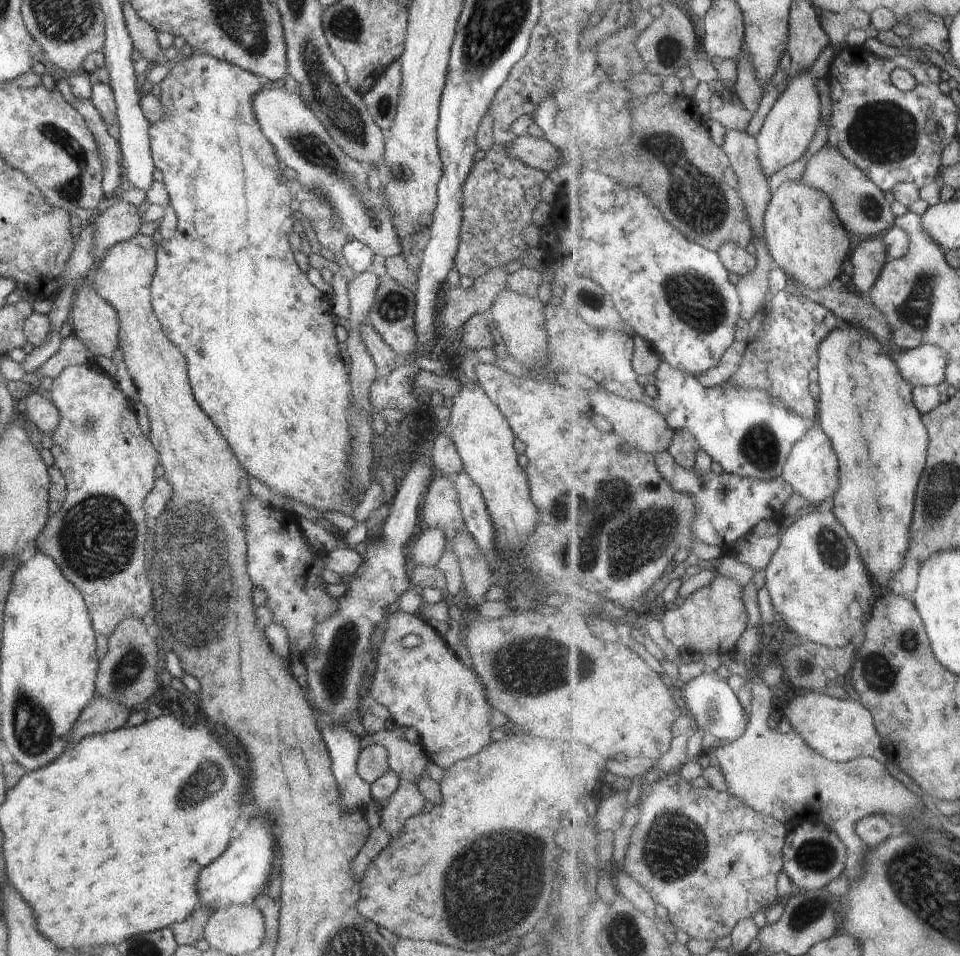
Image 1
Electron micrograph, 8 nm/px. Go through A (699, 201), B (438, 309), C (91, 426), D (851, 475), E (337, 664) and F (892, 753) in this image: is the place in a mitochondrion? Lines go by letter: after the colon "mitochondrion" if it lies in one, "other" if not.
A: mitochondrion
B: other
C: mitochondrion
D: other
E: mitochondrion
F: other

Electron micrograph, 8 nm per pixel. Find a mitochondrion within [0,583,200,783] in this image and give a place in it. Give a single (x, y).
(32, 728)

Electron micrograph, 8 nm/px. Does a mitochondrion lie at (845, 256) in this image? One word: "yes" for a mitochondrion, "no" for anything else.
no

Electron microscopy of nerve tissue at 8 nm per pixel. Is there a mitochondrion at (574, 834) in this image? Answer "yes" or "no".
no

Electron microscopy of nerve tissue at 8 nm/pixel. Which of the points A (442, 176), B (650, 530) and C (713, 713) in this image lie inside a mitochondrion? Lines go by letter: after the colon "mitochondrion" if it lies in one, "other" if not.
A: other
B: mitochondrion
C: mitochondrion

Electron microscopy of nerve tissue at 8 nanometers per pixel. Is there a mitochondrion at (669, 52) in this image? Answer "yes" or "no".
yes

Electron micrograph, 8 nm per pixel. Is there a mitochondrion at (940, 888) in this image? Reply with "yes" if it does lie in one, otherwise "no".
yes

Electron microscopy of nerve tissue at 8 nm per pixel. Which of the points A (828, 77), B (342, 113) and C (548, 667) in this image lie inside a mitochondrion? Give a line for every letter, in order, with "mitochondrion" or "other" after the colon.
A: other
B: mitochondrion
C: mitochondrion

